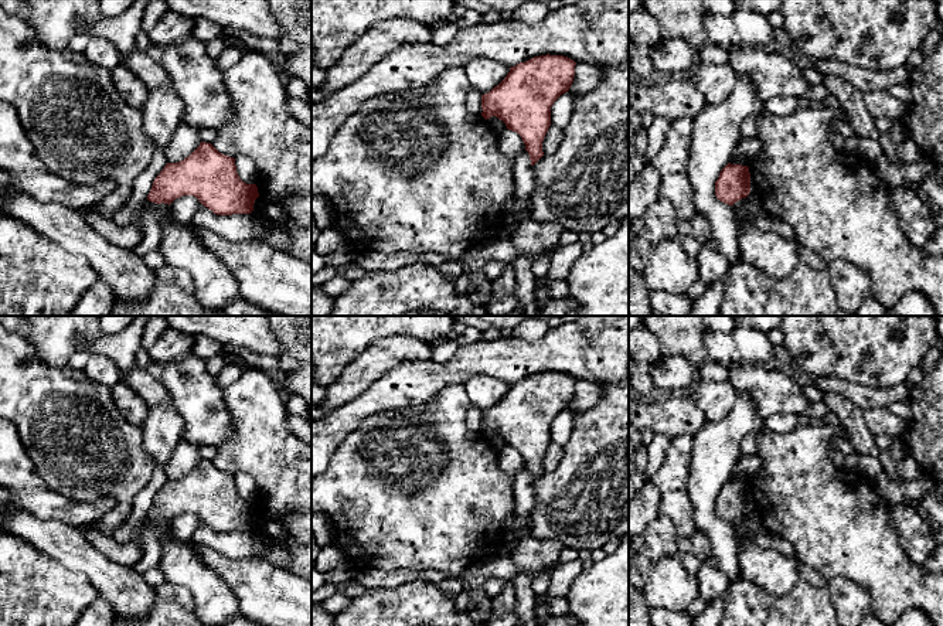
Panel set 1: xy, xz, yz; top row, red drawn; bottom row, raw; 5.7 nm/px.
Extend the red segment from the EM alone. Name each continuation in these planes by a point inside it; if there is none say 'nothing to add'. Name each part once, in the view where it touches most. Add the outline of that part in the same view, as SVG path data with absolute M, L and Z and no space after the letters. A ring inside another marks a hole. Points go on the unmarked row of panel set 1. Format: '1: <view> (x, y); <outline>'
1: xy (138, 530); M146 517L144 521L132 525L132 538L130 538L130 542L142 547L142 535L143 535L143 531L144 531L146 525L150 523L150 520L152 518Z

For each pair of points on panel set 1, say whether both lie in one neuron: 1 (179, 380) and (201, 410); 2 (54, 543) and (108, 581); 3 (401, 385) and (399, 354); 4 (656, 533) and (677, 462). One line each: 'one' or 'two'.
1: one
2: one
3: two
4: two

